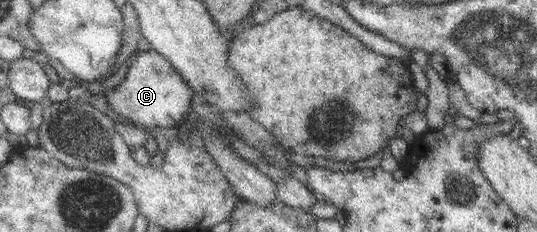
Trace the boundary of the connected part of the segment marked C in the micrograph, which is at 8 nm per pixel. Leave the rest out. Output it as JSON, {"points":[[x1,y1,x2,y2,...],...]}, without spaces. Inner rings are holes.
{"points":[[150,49,136,54,125,77,115,89,106,91,106,103,123,119,129,119,138,126,160,127,171,132,191,111,191,100,195,93,168,58,157,51]]}

